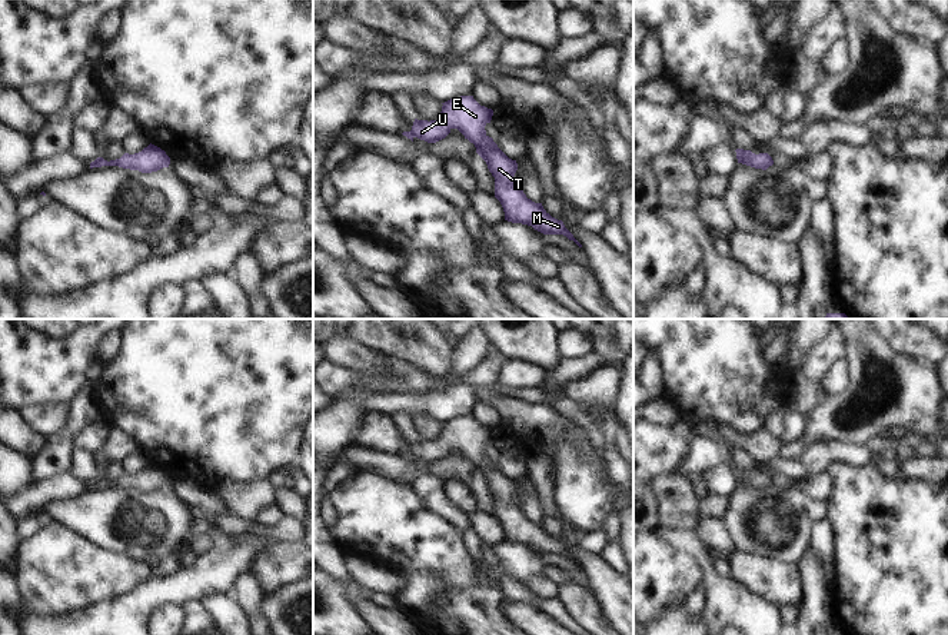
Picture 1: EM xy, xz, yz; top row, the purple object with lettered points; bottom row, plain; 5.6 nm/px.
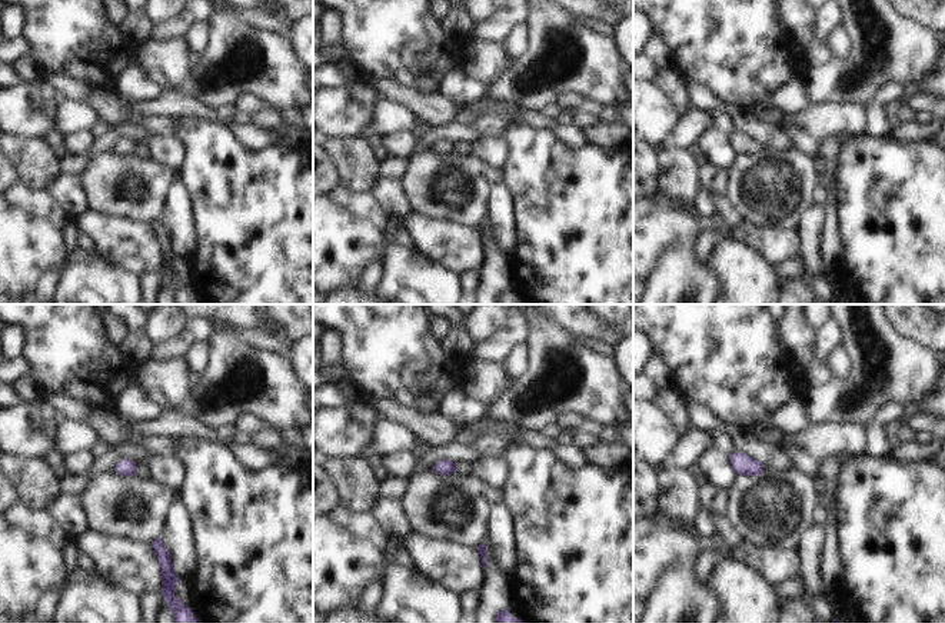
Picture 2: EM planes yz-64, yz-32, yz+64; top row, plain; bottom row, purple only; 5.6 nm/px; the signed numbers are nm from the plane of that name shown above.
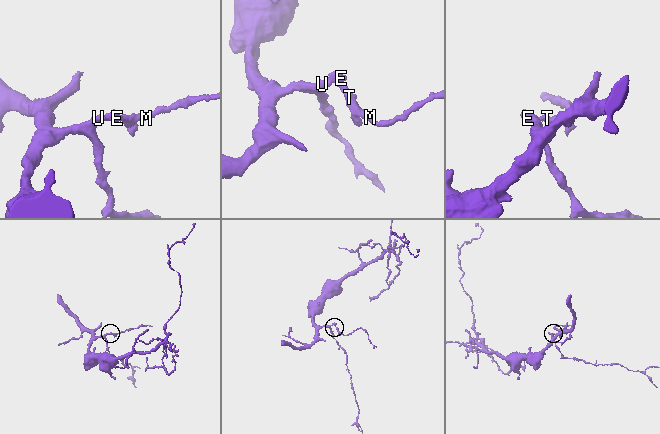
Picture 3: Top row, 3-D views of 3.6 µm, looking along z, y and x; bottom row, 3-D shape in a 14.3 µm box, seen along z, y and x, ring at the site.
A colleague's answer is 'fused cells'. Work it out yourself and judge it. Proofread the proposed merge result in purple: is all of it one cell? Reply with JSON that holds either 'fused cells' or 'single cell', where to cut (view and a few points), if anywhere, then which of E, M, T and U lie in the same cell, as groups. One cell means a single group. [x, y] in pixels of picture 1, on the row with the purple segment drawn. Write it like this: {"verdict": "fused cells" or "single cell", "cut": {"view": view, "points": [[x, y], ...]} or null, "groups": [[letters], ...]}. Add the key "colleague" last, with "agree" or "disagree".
{"verdict": "single cell", "cut": null, "groups": [["E", "M", "T", "U"]], "colleague": "disagree"}

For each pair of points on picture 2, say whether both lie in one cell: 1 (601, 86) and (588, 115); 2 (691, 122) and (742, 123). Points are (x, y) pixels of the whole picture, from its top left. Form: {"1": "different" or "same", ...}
{"1": "different", "2": "different"}

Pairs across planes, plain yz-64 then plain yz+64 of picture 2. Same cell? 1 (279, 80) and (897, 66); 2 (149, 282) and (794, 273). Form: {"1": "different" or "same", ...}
{"1": "same", "2": "same"}

